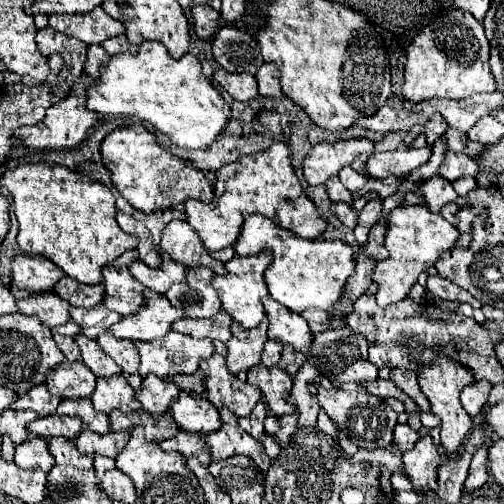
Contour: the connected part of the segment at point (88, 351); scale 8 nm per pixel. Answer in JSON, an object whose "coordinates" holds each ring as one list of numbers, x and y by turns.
{"coordinates":[[82,333,76,337,76,343,82,351,82,361,84,365,96,375,96,377,110,377,110,375,116,375,120,373,120,365,116,365,102,349,100,345,94,341,94,339,88,339,84,337]]}

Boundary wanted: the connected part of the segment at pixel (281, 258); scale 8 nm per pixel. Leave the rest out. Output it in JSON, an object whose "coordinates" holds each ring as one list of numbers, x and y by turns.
{"coordinates":[[252,215,244,221,244,229,240,233,240,241,234,245,234,251,244,255,258,253,262,249,272,249,272,263,264,273,270,297,296,313,302,313,308,307,330,311,342,295,346,279,354,273,354,249,346,241,302,239,296,233,278,227,264,215]]}

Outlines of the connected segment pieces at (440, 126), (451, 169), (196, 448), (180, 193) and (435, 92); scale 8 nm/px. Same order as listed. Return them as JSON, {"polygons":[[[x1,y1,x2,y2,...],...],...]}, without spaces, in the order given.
{"polygons":[[[434,113,434,115,430,117,430,121,424,125,424,133,426,133,428,145,432,145,446,129,448,129,448,123,444,121,444,117,442,117,440,113]],[[448,151,446,153,446,163,440,167,438,175,442,175,448,181,456,181,456,179,460,179,464,175,476,177,478,171,480,171,480,165,474,159,470,159,468,155]],[[180,431,176,437,168,439,168,441,162,441,160,447,164,451,178,451,182,453,184,457,198,457,200,463,204,465,212,465,212,455,210,455,210,449,206,445,206,441,196,435,196,433,188,433,188,431]],[[132,125,132,127,112,131,110,135,104,137,100,151,102,151,104,165,112,173,114,187,134,209,142,213,170,209,188,199,198,199,204,203,212,201,214,189,208,177,192,163,186,163,184,159,164,149,156,141,156,137,148,133,142,125]],[[448,7,442,9,438,17,430,25,426,25,408,45,406,49,406,65,404,65,404,85,402,85,402,95,406,101,420,103,432,97,444,97,444,99,466,99,474,93,484,93,484,91,494,91,494,77,490,73,488,65,490,57,490,45,488,39,484,37,484,27,472,13,466,13,458,7]]]}

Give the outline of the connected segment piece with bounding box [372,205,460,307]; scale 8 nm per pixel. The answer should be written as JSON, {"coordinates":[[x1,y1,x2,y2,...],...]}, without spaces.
{"coordinates":[[424,205,396,207,388,217,388,225,390,231,386,233,384,245,390,251,390,257,376,263,374,277,372,277,374,281,378,281,376,301,380,307,402,301,408,295,410,287,418,281,418,275,424,273,428,267,436,265,442,253,452,251,456,239,460,237,454,225,450,225,440,213,428,213]]}

